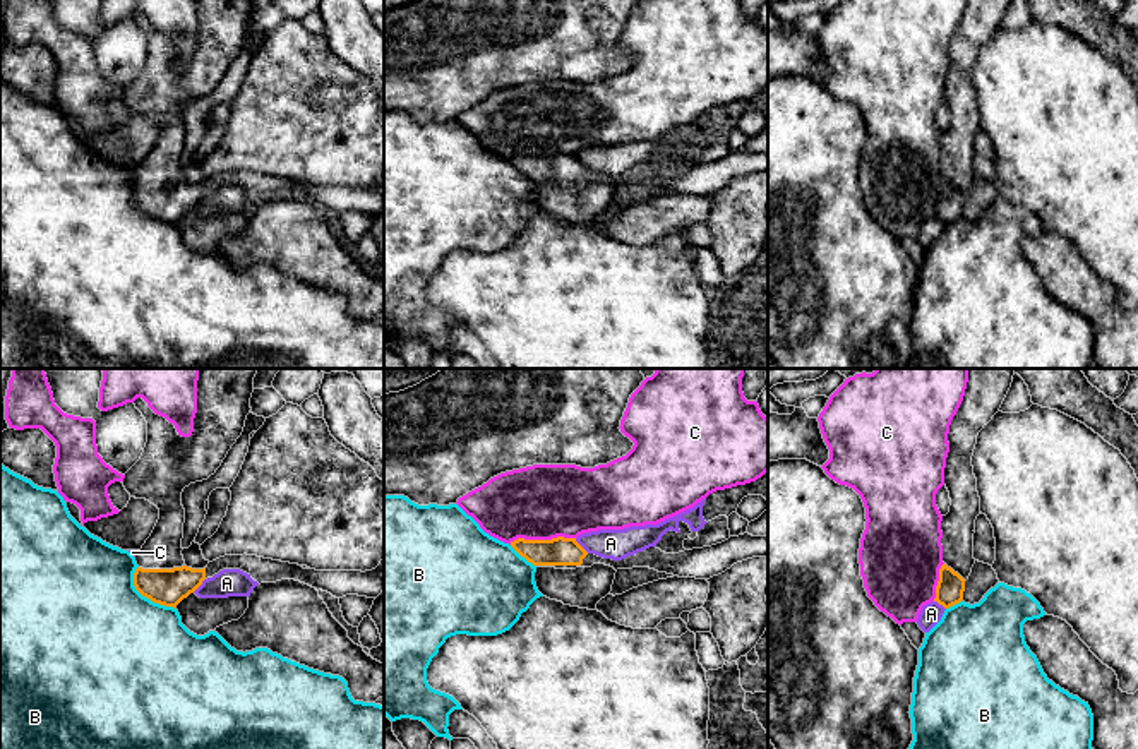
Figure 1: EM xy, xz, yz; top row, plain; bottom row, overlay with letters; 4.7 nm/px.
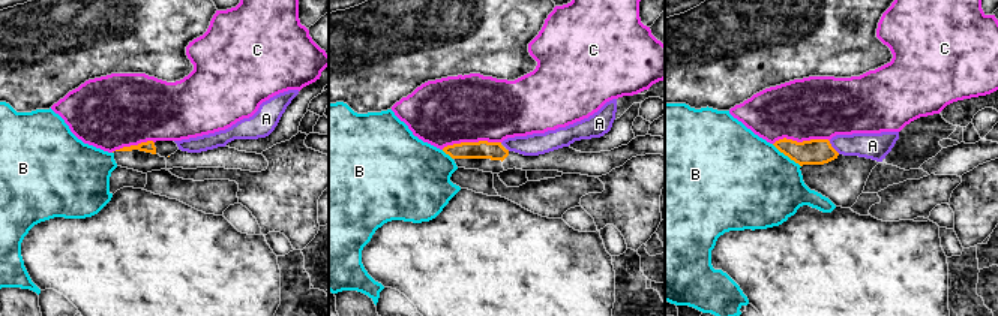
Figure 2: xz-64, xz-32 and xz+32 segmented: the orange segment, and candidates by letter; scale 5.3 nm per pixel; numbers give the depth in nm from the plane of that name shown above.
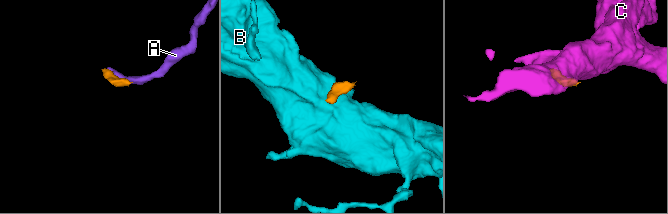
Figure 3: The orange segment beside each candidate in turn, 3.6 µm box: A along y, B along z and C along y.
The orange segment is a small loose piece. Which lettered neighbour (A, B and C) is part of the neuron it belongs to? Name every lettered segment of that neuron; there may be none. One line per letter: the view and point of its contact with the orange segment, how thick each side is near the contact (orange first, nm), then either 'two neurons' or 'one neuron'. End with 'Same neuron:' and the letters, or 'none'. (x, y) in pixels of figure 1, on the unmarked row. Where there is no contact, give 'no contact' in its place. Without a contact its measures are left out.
A: contact xz (580, 161); calibres 130 and 140 nm; two neurons
B: contact xy (144, 211); calibres 180 and 480 nm; two neurons
C: contact xz (542, 156); calibres 130 and 360 nm; two neurons
Same neuron: none

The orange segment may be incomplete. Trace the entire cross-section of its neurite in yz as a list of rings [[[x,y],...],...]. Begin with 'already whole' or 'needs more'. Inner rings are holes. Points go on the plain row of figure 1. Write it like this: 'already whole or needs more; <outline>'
needs more; [[[967,0],[963,17],[949,41],[944,101],[951,122],[941,137],[944,180],[939,185],[934,214],[944,225],[963,216],[965,197],[975,180],[973,146],[980,130],[980,113],[972,72],[977,51],[999,27],[1009,3],[1011,0]]]

